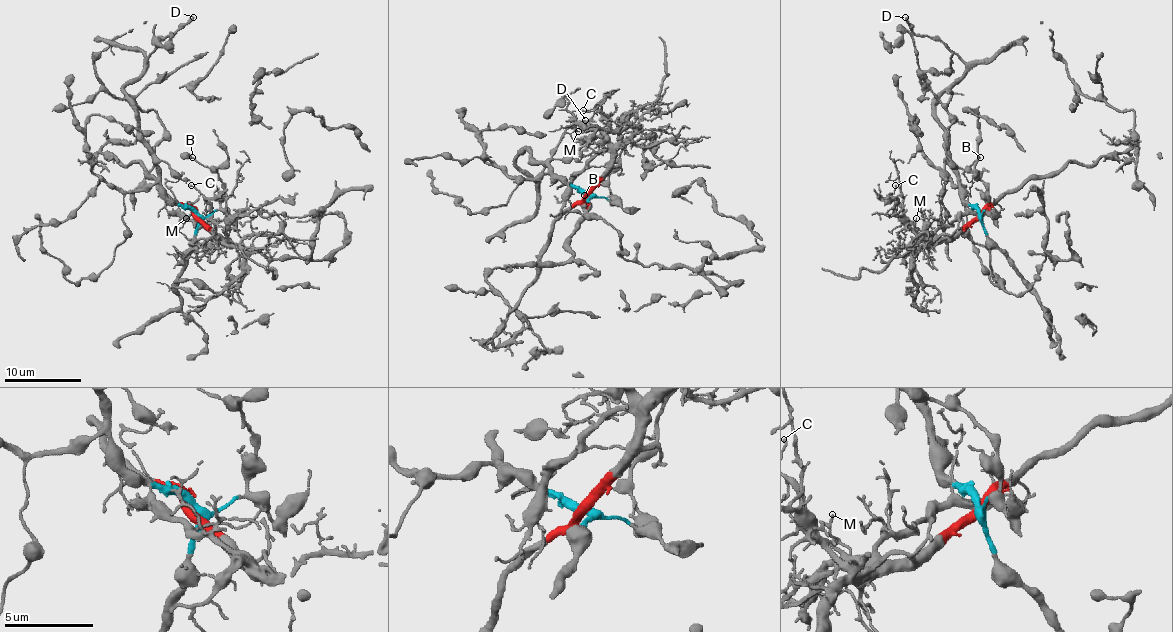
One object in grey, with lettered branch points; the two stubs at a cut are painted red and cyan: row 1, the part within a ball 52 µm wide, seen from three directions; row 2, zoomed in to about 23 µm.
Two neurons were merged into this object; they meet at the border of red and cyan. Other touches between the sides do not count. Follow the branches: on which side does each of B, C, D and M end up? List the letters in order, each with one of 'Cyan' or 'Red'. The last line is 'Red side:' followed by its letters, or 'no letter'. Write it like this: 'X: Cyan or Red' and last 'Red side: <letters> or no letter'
B: Cyan
C: Red
D: Cyan
M: Red
Red side: C, M

